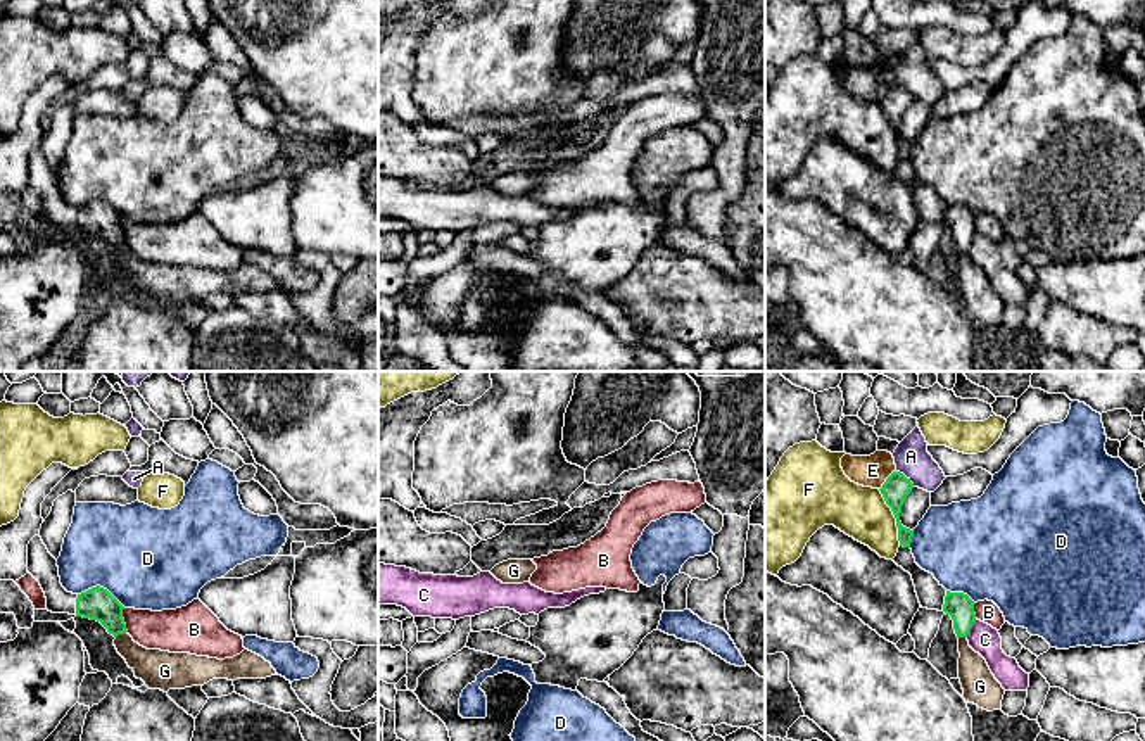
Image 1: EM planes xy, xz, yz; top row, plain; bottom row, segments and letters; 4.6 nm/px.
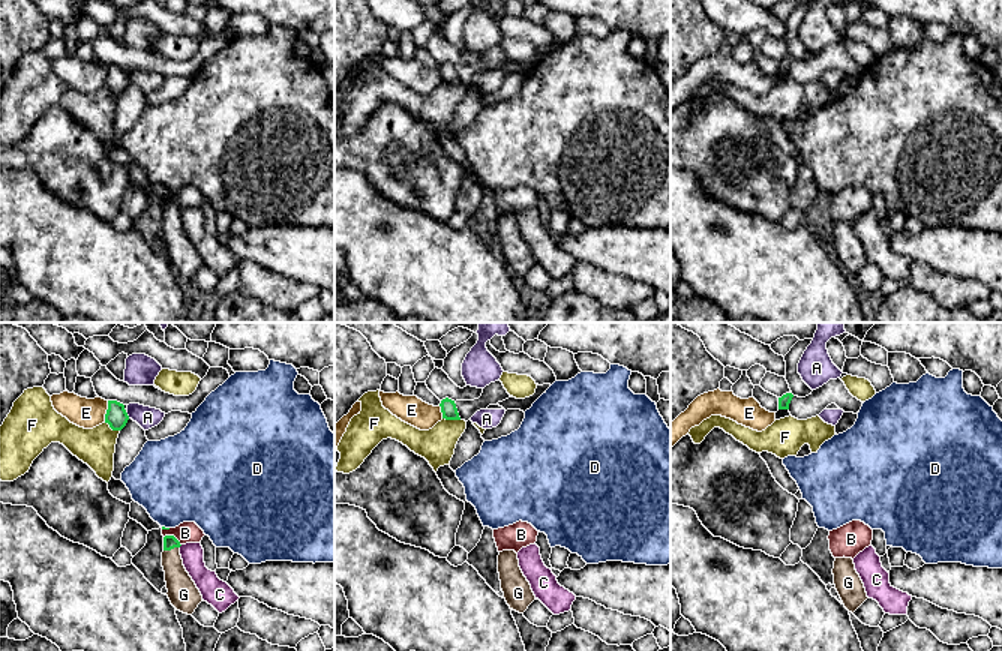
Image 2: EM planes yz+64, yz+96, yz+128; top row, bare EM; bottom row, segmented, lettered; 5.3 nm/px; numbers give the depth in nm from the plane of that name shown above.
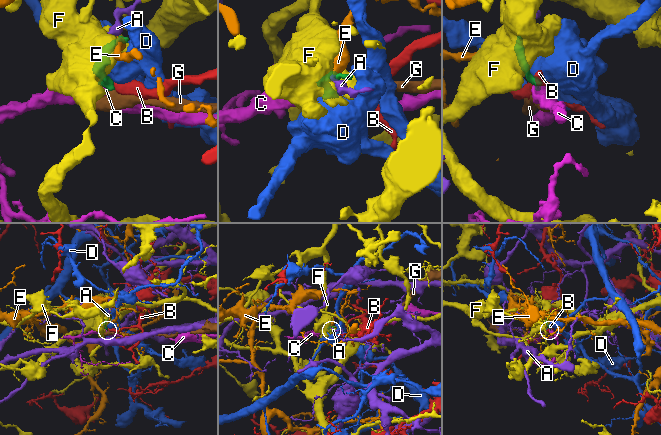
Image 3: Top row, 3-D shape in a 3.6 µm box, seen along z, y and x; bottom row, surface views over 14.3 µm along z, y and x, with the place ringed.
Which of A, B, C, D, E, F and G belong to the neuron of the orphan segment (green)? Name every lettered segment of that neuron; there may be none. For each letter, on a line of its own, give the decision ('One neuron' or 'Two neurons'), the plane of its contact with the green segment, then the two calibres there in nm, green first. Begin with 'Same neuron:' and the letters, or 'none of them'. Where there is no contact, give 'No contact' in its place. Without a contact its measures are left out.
Same neuron: G
A: Two neurons. Touches green in yz. Thickness 120 nm (green) against 160 nm
B: Two neurons. Touches green in xy. Thickness 160 nm (green) against 200 nm
C: Two neurons. Touches green in yz. Thickness 120 nm (green) against 140 nm
D: Two neurons. Touches green in xy. Thickness 160 nm (green) against 480 nm
E: Two neurons. Touches green in yz. Thickness 120 nm (green) against 150 nm
F: Two neurons. Touches green in yz. Thickness 120 nm (green) against 240 nm
G: One neuron. Touches green in xy. Thickness 160 nm (green) against 180 nm

